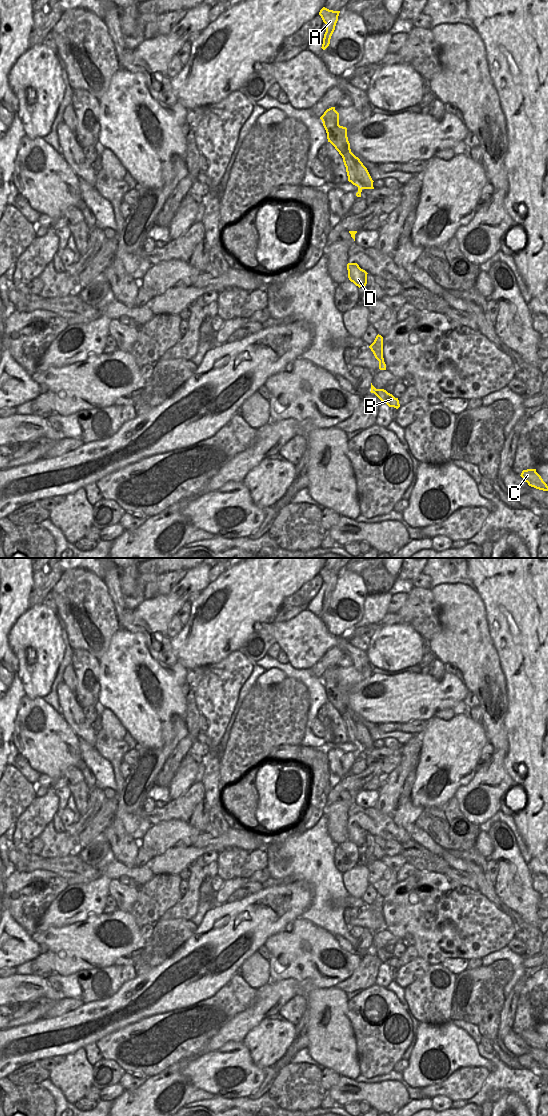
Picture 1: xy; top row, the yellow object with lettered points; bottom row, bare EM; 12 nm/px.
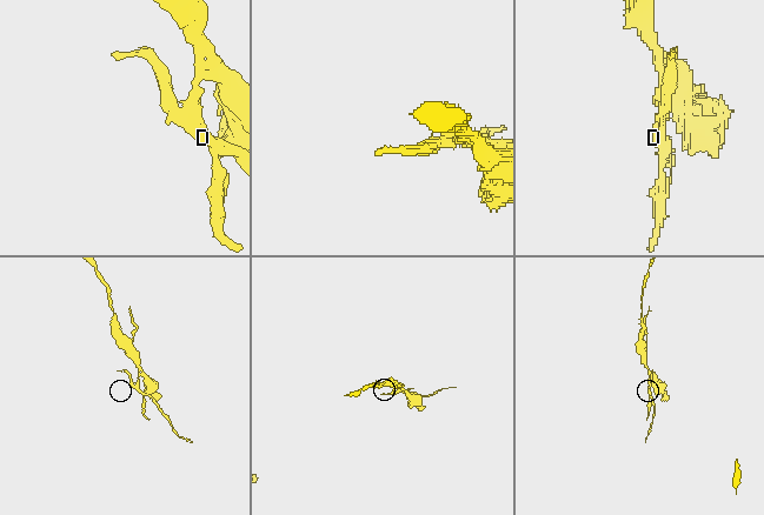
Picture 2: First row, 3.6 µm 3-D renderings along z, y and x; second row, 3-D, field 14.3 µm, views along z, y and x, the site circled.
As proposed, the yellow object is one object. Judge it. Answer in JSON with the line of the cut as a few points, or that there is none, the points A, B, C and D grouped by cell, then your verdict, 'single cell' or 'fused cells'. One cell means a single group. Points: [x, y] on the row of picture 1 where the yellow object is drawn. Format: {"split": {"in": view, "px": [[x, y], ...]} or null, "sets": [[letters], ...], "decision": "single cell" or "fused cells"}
{"split": {"in": "xy", "px": [[349, 177], [355, 177], [362, 188]]}, "sets": [["A"], ["B", "C", "D"]], "decision": "fused cells"}

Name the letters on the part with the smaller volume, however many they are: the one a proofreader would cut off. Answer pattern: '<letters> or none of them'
B, C, D

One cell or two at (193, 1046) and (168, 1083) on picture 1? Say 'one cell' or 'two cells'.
two cells

